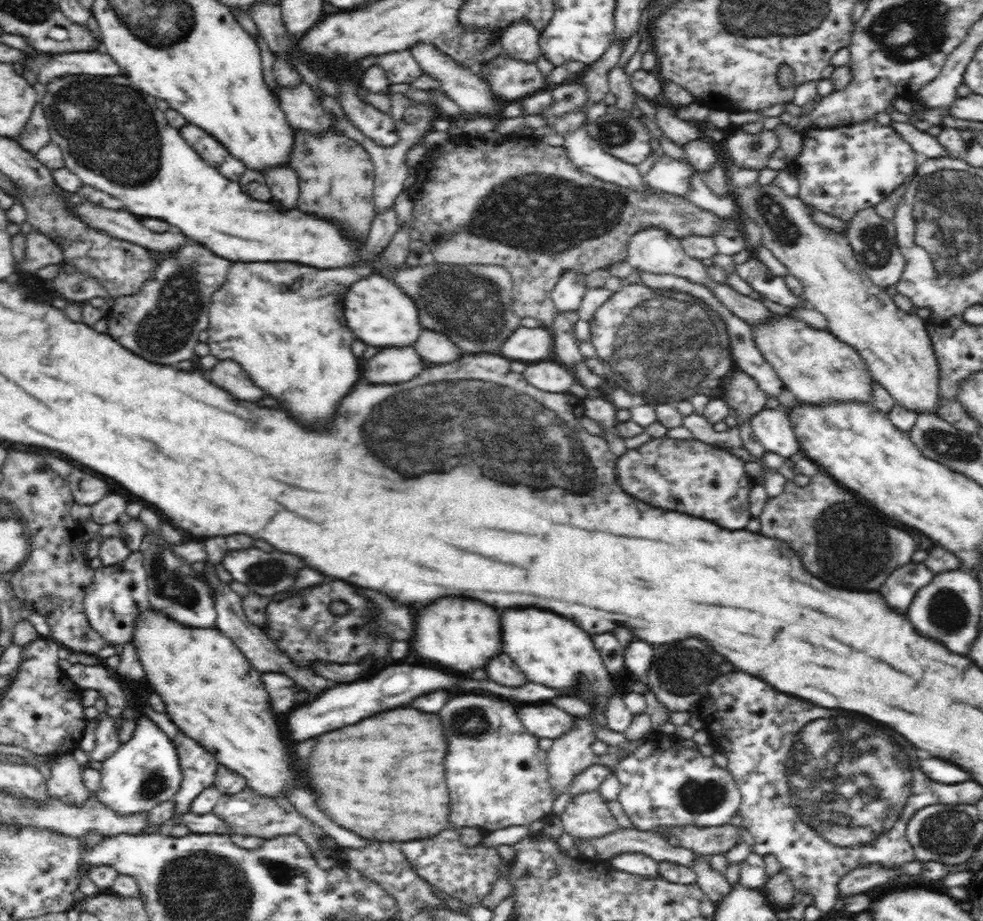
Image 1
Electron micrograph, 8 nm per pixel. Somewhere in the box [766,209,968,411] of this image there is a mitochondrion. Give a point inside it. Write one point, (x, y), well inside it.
(874, 241)

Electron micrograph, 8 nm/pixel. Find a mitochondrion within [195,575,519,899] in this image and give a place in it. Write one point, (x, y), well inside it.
(464, 726)

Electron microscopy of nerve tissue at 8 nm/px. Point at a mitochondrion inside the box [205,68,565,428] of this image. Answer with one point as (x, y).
(472, 305)

